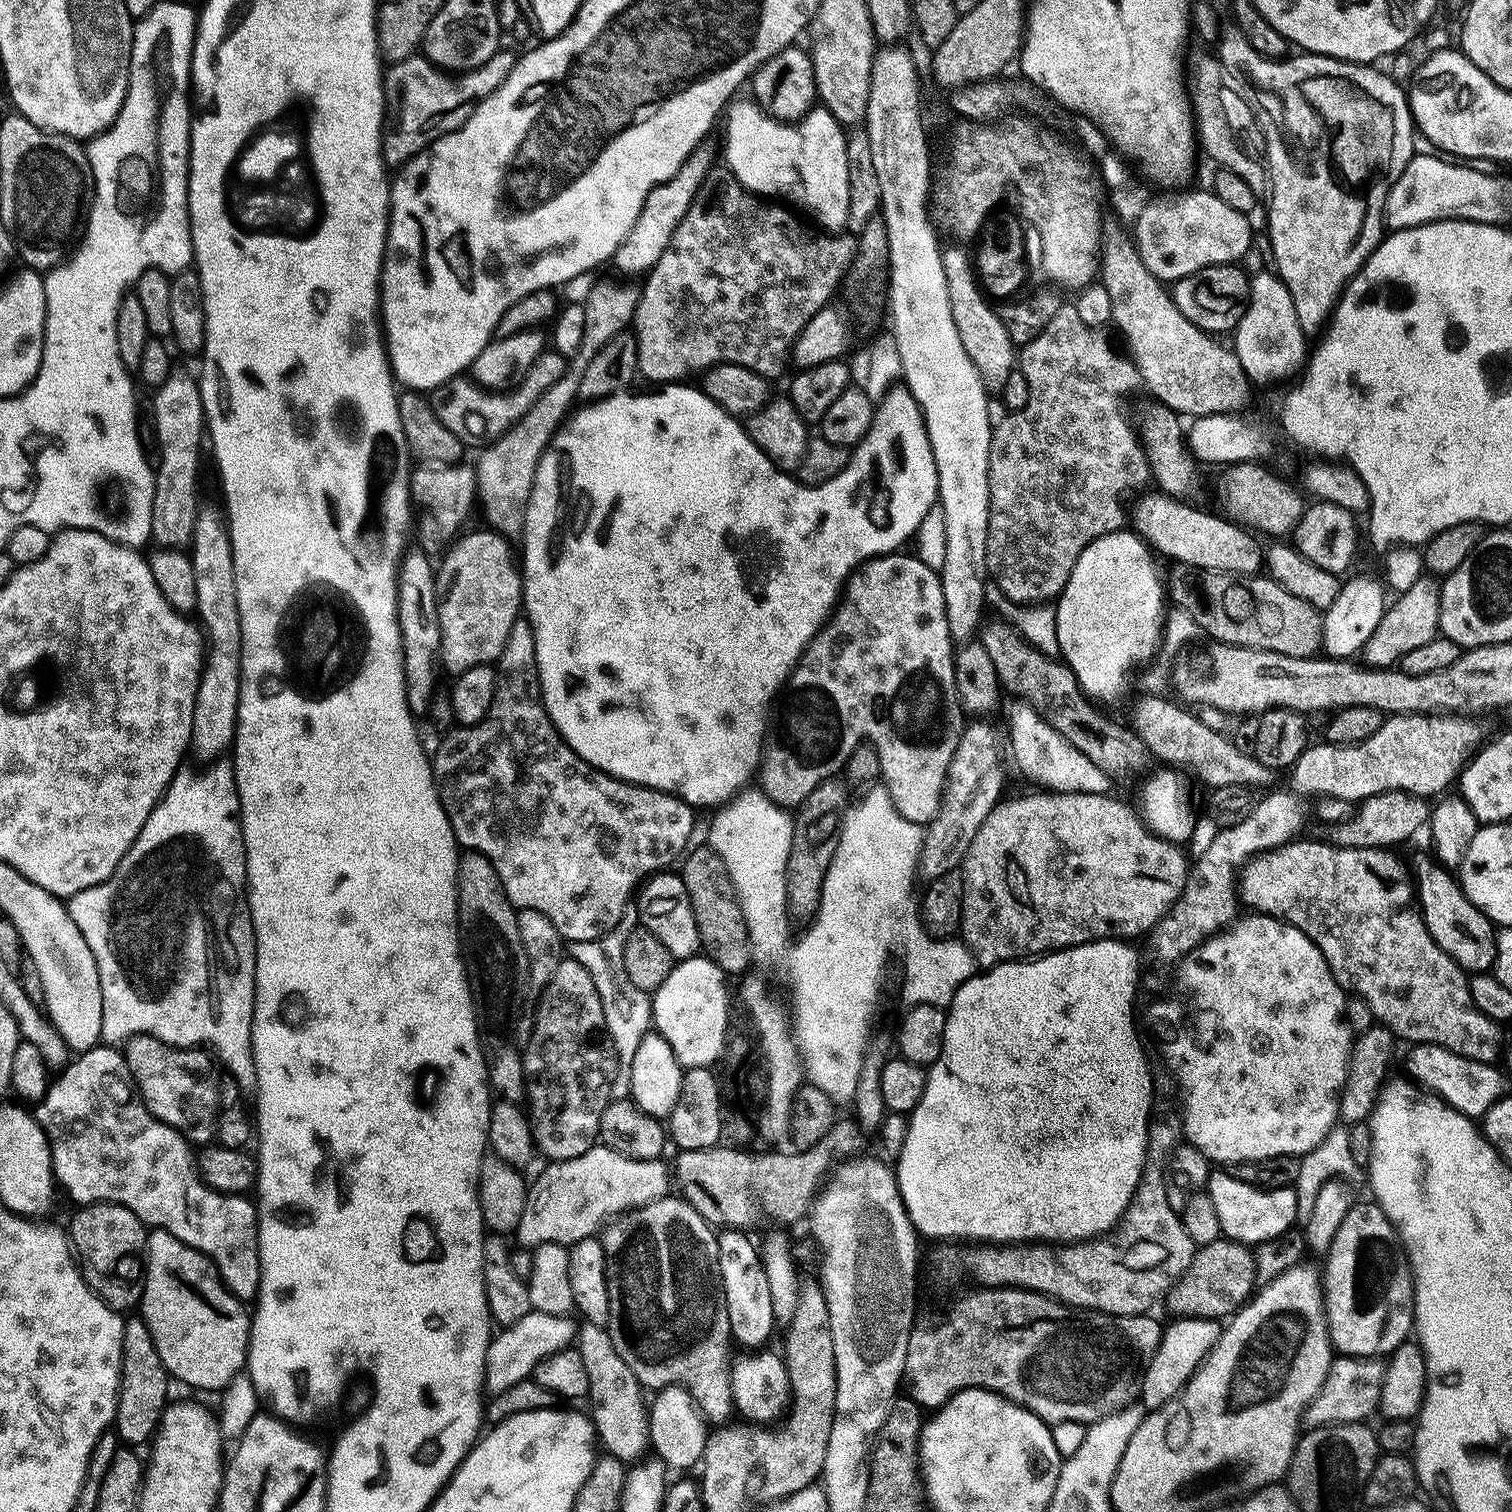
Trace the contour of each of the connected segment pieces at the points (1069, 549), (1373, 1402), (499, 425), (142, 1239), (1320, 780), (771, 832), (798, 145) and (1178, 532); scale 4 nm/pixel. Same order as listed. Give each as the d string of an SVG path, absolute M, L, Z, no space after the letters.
M1075 306L1061 307L1058 314L1054 314L1054 322L1042 330L1036 338L1023 345L1018 356L1018 370L1026 378L1030 386L1030 402L1021 412L1005 415L1005 420L995 425L990 446L990 530L988 531L988 571L991 579L1001 588L1004 596L1016 605L1047 605L1049 602L1059 601L1063 596L1070 578L1074 574L1074 566L1078 566L1078 558L1091 544L1098 542L1098 538L1106 538L1106 534L1125 531L1130 520L1130 512L1124 509L1124 499L1128 492L1143 493L1147 484L1153 483L1151 464L1148 453L1141 443L1137 429L1132 429L1128 416L1124 413L1124 395L1138 384L1138 373L1134 363L1123 360L1116 353L1116 348L1104 337L1103 331L1086 326L1082 317L1078 315Z
M1336 1358L1332 1369L1314 1402L1304 1414L1303 1423L1309 1429L1329 1428L1332 1424L1362 1424L1380 1406L1380 1395L1384 1385L1385 1365L1379 1359L1353 1360Z
M548 350L536 359L535 366L523 380L509 391L494 392L480 387L471 379L457 377L429 393L429 404L435 417L456 437L463 439L466 430L472 434L474 443L487 446L505 436L548 393L550 386L561 381L568 364L569 361L559 352Z
M89 1204L72 1220L70 1239L84 1281L110 1308L125 1310L137 1303L138 1285L145 1271L149 1229L126 1206Z
M1463 714L1393 716L1385 721L1374 738L1361 744L1337 746L1324 742L1321 748L1309 747L1291 769L1292 784L1304 796L1333 796L1353 802L1363 802L1387 792L1439 797L1444 794L1439 792L1459 781L1460 773L1485 743L1484 728L1480 723L1479 719Z
M745 790L735 800L725 804L715 813L712 829L708 832L707 843L712 851L726 862L726 870L730 870L730 878L734 882L734 890L740 899L742 914L748 923L748 933L752 943L752 954L757 965L768 964L773 960L780 964L784 960L784 943L788 940L788 859L794 846L793 813L776 804L763 790Z
M748 100L741 104L733 103L726 112L728 125L724 128L724 160L732 171L729 172L731 179L755 196L775 198L777 201L787 202L801 213L809 212L821 224L819 227L825 233L843 233L850 218L851 190L850 162L847 161L849 137L844 134L845 129L823 106L809 112L795 124L782 124L779 120L772 119L759 104Z
M1161 492L1141 497L1132 516L1135 531L1162 555L1203 573L1232 574L1241 577L1259 575L1266 564L1264 546L1255 535L1238 524L1190 507Z

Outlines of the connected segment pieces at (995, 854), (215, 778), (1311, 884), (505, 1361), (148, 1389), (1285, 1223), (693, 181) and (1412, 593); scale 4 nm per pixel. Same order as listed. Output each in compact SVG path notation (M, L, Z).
M1037 791L1037 796L1022 796L1018 800L1005 799L986 818L982 830L978 830L978 838L974 838L974 846L970 846L970 854L966 854L962 865L964 877L964 909L962 910L962 943L972 951L973 958L981 969L997 968L1000 964L1027 962L1054 952L1062 952L1066 948L1077 948L1083 944L1093 944L1099 940L1122 940L1136 942L1136 939L1147 937L1152 929L1166 918L1166 914L1182 898L1188 885L1190 860L1181 845L1173 844L1157 836L1144 823L1141 813L1136 812L1128 804L1115 800L1115 795L1099 796L1098 794L1082 794L1081 792Z
M215 761L203 768L206 769L196 771L191 766L181 769L154 814L150 814L150 822L146 822L142 834L138 834L138 842L134 842L115 874L104 884L71 897L66 905L97 959L101 974L102 1006L105 1007L103 1043L108 1046L124 1046L136 1036L153 1036L173 1048L192 1050L197 1046L213 1044L220 1051L225 1066L232 1071L229 1072L231 1079L238 1082L241 1092L254 1094L258 1091L256 1059L252 1049L252 1027L256 1009L256 935L252 925L252 911L248 905L248 863L244 849L244 831L240 825L240 795L235 767L231 761Z
M1303 840L1286 844L1283 848L1276 848L1273 852L1264 852L1261 856L1255 856L1244 865L1238 876L1238 895L1243 907L1261 916L1273 916L1275 920L1282 920L1285 924L1302 930L1302 934L1306 934L1310 939L1316 941L1318 950L1322 950L1334 978L1340 983L1340 987L1344 989L1345 993L1364 1000L1366 1006L1370 1006L1370 1010L1374 1010L1377 1021L1391 1029L1401 1041L1409 1040L1409 1045L1412 1046L1433 1044L1439 1048L1450 1050L1462 1058L1495 1065L1496 1059L1500 1056L1500 1051L1504 1048L1505 1029L1495 1020L1491 1020L1486 1014L1480 1012L1472 997L1469 973L1465 972L1463 968L1459 968L1454 962L1454 958L1450 958L1450 954L1446 954L1446 950L1442 950L1442 946L1436 944L1430 934L1423 915L1414 903L1414 880L1410 875L1410 868L1407 868L1396 857L1395 851L1386 848L1338 848L1332 842L1315 844L1312 840Z
M529 1311L527 1314L515 1321L504 1333L497 1335L488 1347L488 1365L485 1368L484 1386L489 1393L505 1392L510 1386L518 1386L518 1382L533 1379L536 1367L546 1358L554 1354L571 1349L578 1335L577 1325L573 1325L566 1316L550 1316L546 1313Z
M129 1319L124 1325L124 1364L120 1367L120 1401L114 1425L115 1435L128 1446L147 1445L155 1437L164 1410L170 1403L170 1377L164 1371L164 1363L154 1346L154 1338L143 1319L135 1319Z
M1227 1170L1213 1171L1206 1191L1218 1209L1218 1222L1222 1222L1223 1235L1239 1244L1255 1246L1286 1235L1294 1228L1300 1215L1295 1188L1263 1192L1254 1186L1246 1186L1246 1182L1230 1178Z
M704 151L693 152L682 166L680 173L669 184L658 186L646 198L642 206L642 214L638 222L634 222L634 230L630 230L630 234L622 242L622 246L616 251L614 257L614 265L616 264L617 270L624 275L624 278L651 272L653 266L662 258L662 254L666 254L682 218L686 216L690 206L695 202L696 195L704 187L705 180L709 179L711 172L708 171L712 168L712 156Z
M1424 575L1421 580L1414 582L1410 590L1399 597L1396 605L1389 607L1384 613L1378 630L1374 630L1374 638L1364 647L1362 660L1367 667L1377 670L1392 670L1403 665L1404 659L1414 650L1434 642L1441 635L1440 611L1442 610L1442 598L1439 579L1431 575Z

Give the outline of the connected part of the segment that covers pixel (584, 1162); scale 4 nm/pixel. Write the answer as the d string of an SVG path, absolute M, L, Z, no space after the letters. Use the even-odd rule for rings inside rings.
M597 1146L591 1148L586 1154L582 1154L582 1158L574 1158L573 1160L562 1160L559 1162L549 1163L547 1166L548 1169L541 1174L540 1177L535 1181L531 1181L529 1190L528 1190L528 1201L526 1202L526 1214L522 1214L522 1226L518 1226L518 1230L514 1234L515 1239L520 1239L519 1242L525 1249L535 1250L542 1246L544 1243L558 1243L565 1246L571 1246L582 1242L586 1238L591 1236L596 1236L597 1233L601 1231L609 1222L625 1215L629 1210L635 1210L638 1208L644 1208L648 1204L653 1204L656 1200L663 1200L669 1195L668 1192L673 1191L674 1188L674 1176L670 1171L669 1165L668 1168L664 1165L665 1161L663 1159L659 1160L628 1160L622 1154L618 1154L613 1148L606 1148L603 1146Z

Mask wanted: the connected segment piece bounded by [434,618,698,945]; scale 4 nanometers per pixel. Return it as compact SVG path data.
M526 618L514 622L514 630L510 630L510 638L506 642L506 650L502 658L495 665L496 693L494 706L490 714L476 728L457 727L440 744L440 749L434 752L434 771L436 773L436 789L440 792L440 801L450 818L450 826L456 835L457 845L468 852L482 854L498 870L498 878L502 878L502 886L510 898L510 902L520 912L538 910L538 914L546 914L554 926L558 926L558 934L569 945L582 942L600 940L607 932L612 932L622 922L626 906L633 903L638 889L649 878L663 873L676 859L689 851L688 843L696 832L697 809L672 796L669 792L659 792L653 788L643 788L637 784L627 784L624 780L616 780L607 776L594 766L590 766L575 750L565 742L559 730L554 726L550 714L544 705L544 691L540 685L540 671L538 670L538 646L534 638L532 623Z

